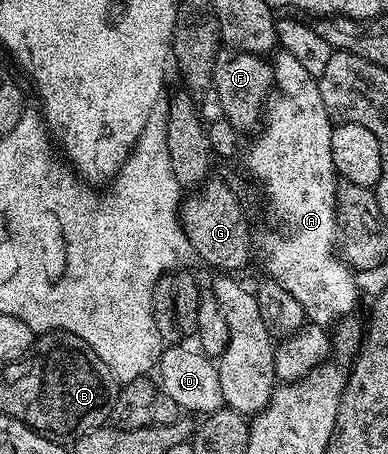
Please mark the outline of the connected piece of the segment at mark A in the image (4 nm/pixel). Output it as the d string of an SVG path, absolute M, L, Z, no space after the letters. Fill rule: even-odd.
M278 52L272 58L275 92L268 98L263 110L263 124L257 138L244 150L245 165L251 176L265 184L265 201L269 209L277 213L278 229L256 234L255 257L265 268L264 276L279 284L299 301L306 318L314 325L329 327L332 321L345 317L357 305L357 281L354 270L341 260L339 230L337 228L337 168L331 159L331 131L334 122L323 107L323 95L319 95L317 78L309 76L292 55Z

